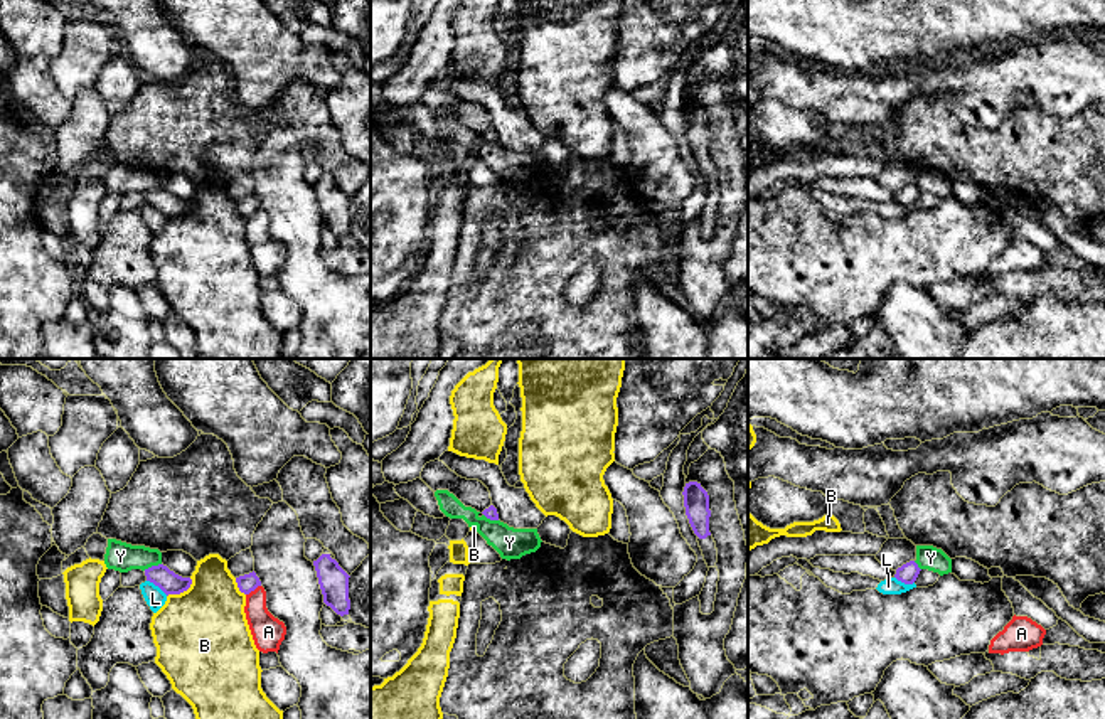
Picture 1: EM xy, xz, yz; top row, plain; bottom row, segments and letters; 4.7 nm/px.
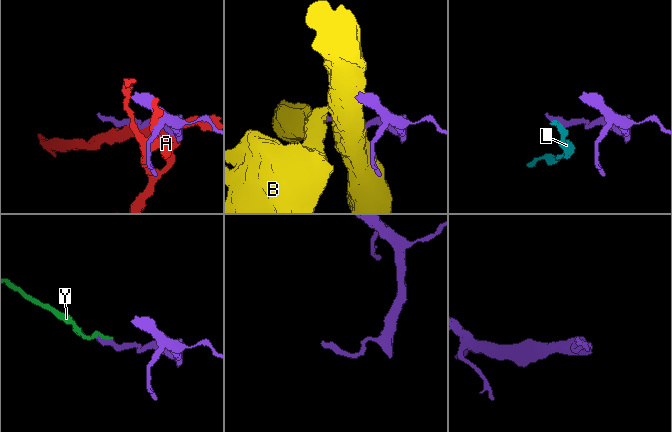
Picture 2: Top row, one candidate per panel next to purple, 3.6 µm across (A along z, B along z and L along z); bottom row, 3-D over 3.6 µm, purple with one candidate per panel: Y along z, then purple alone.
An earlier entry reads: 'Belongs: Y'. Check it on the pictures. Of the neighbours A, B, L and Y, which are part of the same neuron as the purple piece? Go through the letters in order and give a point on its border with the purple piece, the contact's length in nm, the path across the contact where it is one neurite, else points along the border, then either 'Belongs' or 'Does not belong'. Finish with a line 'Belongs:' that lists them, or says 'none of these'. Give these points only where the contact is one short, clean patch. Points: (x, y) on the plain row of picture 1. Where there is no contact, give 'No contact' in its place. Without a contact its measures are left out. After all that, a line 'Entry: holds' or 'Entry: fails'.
A: Touches purple at xy (253, 213). Shared border 90 nm. Does not belong
B: Touches purple at xy (181, 214). Shared border 150 nm. Does not belong
L: Touches purple at xy (157, 207). Shared border 130 nm. Boundary: xy (147, 202), (167, 218). Does not belong
Y: Touches purple at xy (152, 189). Shared border 90 nm. Boundary: xy (160, 186), (144, 192). Does not belong
Belongs: none of these
Entry: fails

